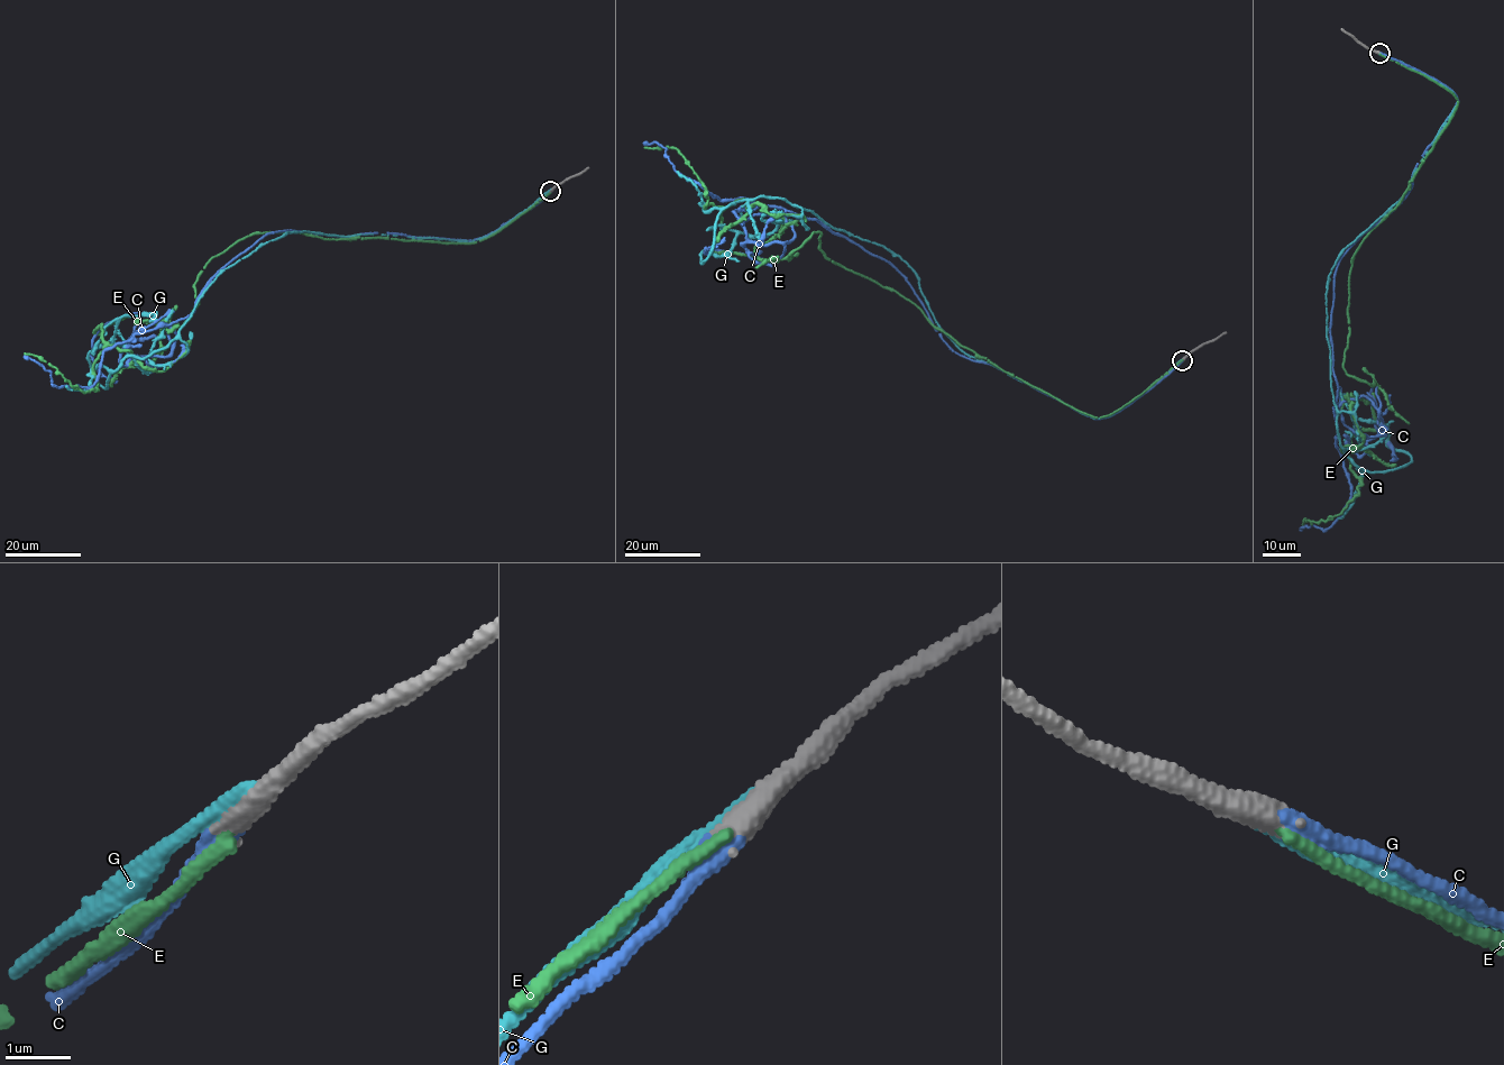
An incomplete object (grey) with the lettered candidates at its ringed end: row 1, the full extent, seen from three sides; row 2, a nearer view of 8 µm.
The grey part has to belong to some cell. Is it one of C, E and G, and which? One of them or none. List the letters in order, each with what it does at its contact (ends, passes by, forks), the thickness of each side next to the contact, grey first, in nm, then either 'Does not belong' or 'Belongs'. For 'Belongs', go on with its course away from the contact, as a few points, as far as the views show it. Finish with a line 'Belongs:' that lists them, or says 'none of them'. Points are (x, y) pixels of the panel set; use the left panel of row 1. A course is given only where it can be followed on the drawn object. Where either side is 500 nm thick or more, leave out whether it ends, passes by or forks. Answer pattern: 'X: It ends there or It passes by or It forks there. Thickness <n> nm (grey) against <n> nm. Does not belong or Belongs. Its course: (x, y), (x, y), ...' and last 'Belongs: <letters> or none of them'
C: It ends there. Thickness 460 nm (grey) against 320 nm. Belongs. Its course: (550, 191), (474, 239), (264, 236), (165, 324), (172, 352), (150, 314), (99, 330), (93, 365), (117, 382)
E: It ends there. Thickness 460 nm (grey) against 190 nm. Does not belong
G: Thickness 500 nm (grey) against 200 nm. Does not belong
Belongs: C

